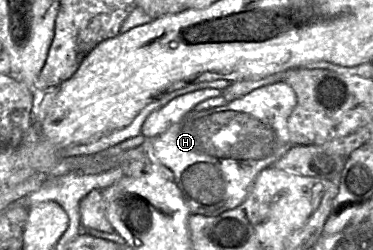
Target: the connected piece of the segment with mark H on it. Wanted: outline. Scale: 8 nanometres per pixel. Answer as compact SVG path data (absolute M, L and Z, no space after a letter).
M285 82L259 87L227 105L188 112L164 133L150 139L148 150L173 172L174 181L191 214L217 216L242 204L258 174L272 167L293 147L288 118L296 104L296 93Z

